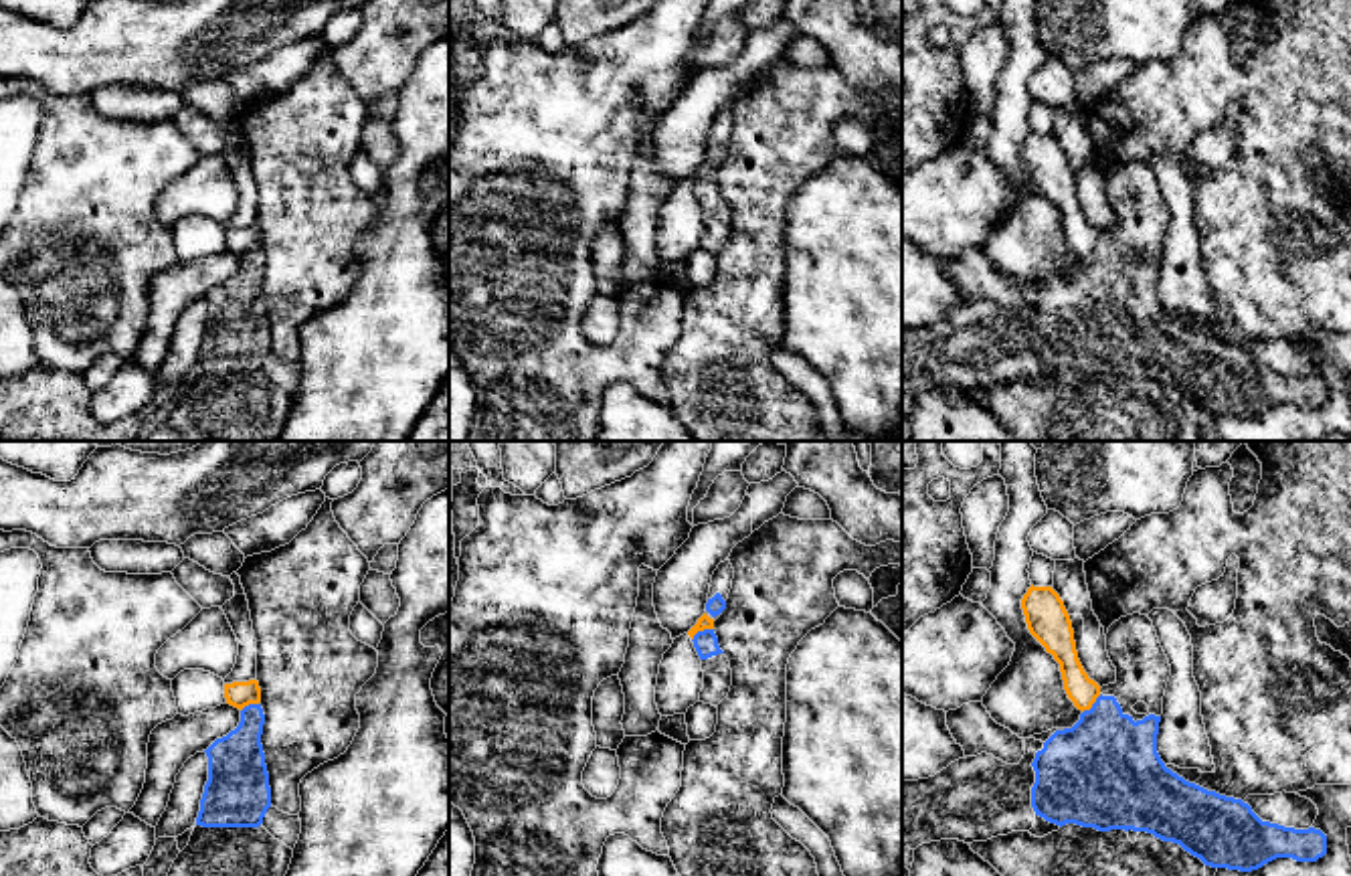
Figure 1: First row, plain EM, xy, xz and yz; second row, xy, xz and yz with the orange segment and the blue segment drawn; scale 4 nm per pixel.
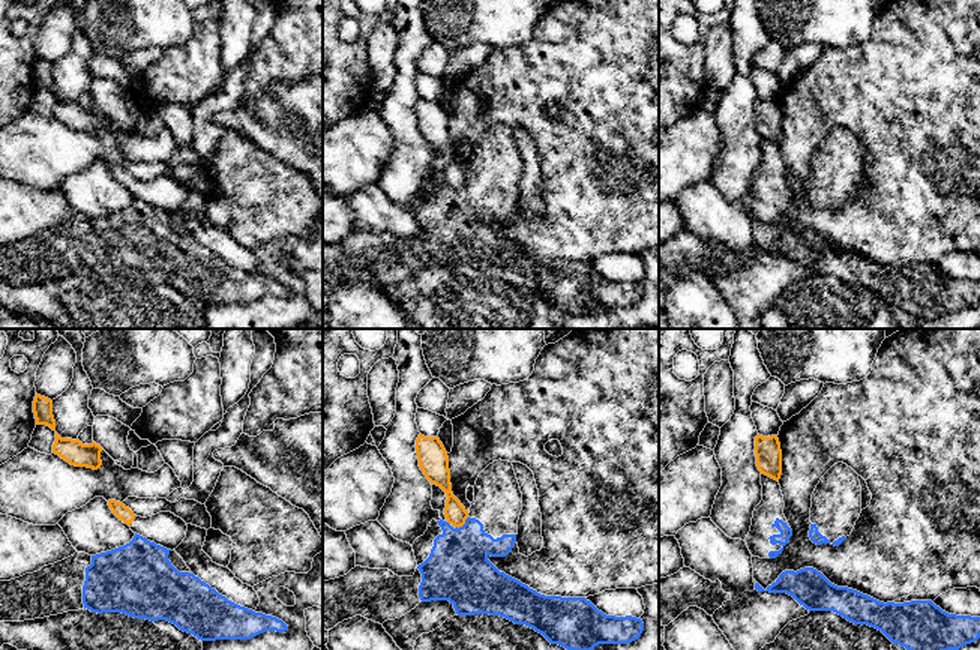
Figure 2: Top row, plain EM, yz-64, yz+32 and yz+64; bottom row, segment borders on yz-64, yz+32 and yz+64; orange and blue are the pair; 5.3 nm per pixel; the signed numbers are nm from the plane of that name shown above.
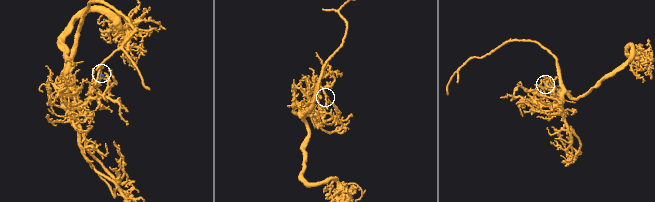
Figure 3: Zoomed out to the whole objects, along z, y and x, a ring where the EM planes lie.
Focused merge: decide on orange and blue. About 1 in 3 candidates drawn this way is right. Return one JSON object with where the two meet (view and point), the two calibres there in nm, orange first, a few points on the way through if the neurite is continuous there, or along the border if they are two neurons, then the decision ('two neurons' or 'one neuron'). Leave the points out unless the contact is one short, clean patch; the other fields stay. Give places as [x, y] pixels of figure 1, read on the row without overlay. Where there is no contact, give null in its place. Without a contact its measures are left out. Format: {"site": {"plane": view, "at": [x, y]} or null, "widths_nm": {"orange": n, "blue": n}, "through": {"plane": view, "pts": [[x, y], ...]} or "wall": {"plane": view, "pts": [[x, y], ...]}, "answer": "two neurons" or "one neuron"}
{"site": {"plane": "xz", "at": [700, 177]}, "widths_nm": {"orange": 60, "blue": 100}, "wall": {"plane": "xz", "pts": [[712, 174], [700, 177], [692, 187]]}, "answer": "two neurons"}

